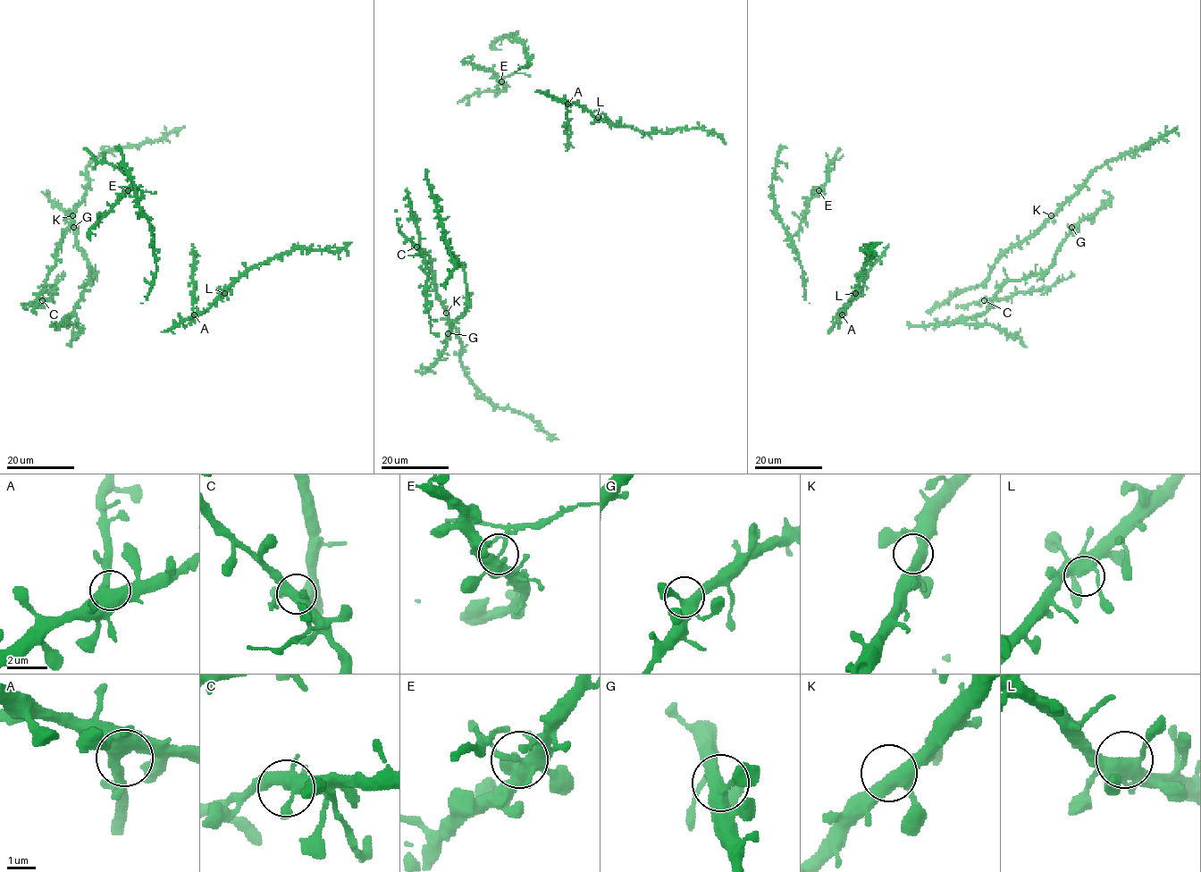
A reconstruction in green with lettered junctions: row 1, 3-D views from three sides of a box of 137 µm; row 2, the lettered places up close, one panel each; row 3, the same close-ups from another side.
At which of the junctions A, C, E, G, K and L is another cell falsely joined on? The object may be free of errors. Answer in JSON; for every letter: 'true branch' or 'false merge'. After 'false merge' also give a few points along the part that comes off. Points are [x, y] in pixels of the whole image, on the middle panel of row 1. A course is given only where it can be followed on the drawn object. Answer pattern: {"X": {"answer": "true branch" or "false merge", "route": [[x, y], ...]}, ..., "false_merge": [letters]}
{"A": {"answer": "true branch"}, "C": {"answer": "true branch"}, "E": {"answer": "false merge", "route": [[501, 81], [517, 72], [530, 76]]}, "G": {"answer": "true branch"}, "K": {"answer": "true branch"}, "L": {"answer": "true branch"}, "false_merge": ["E"]}

